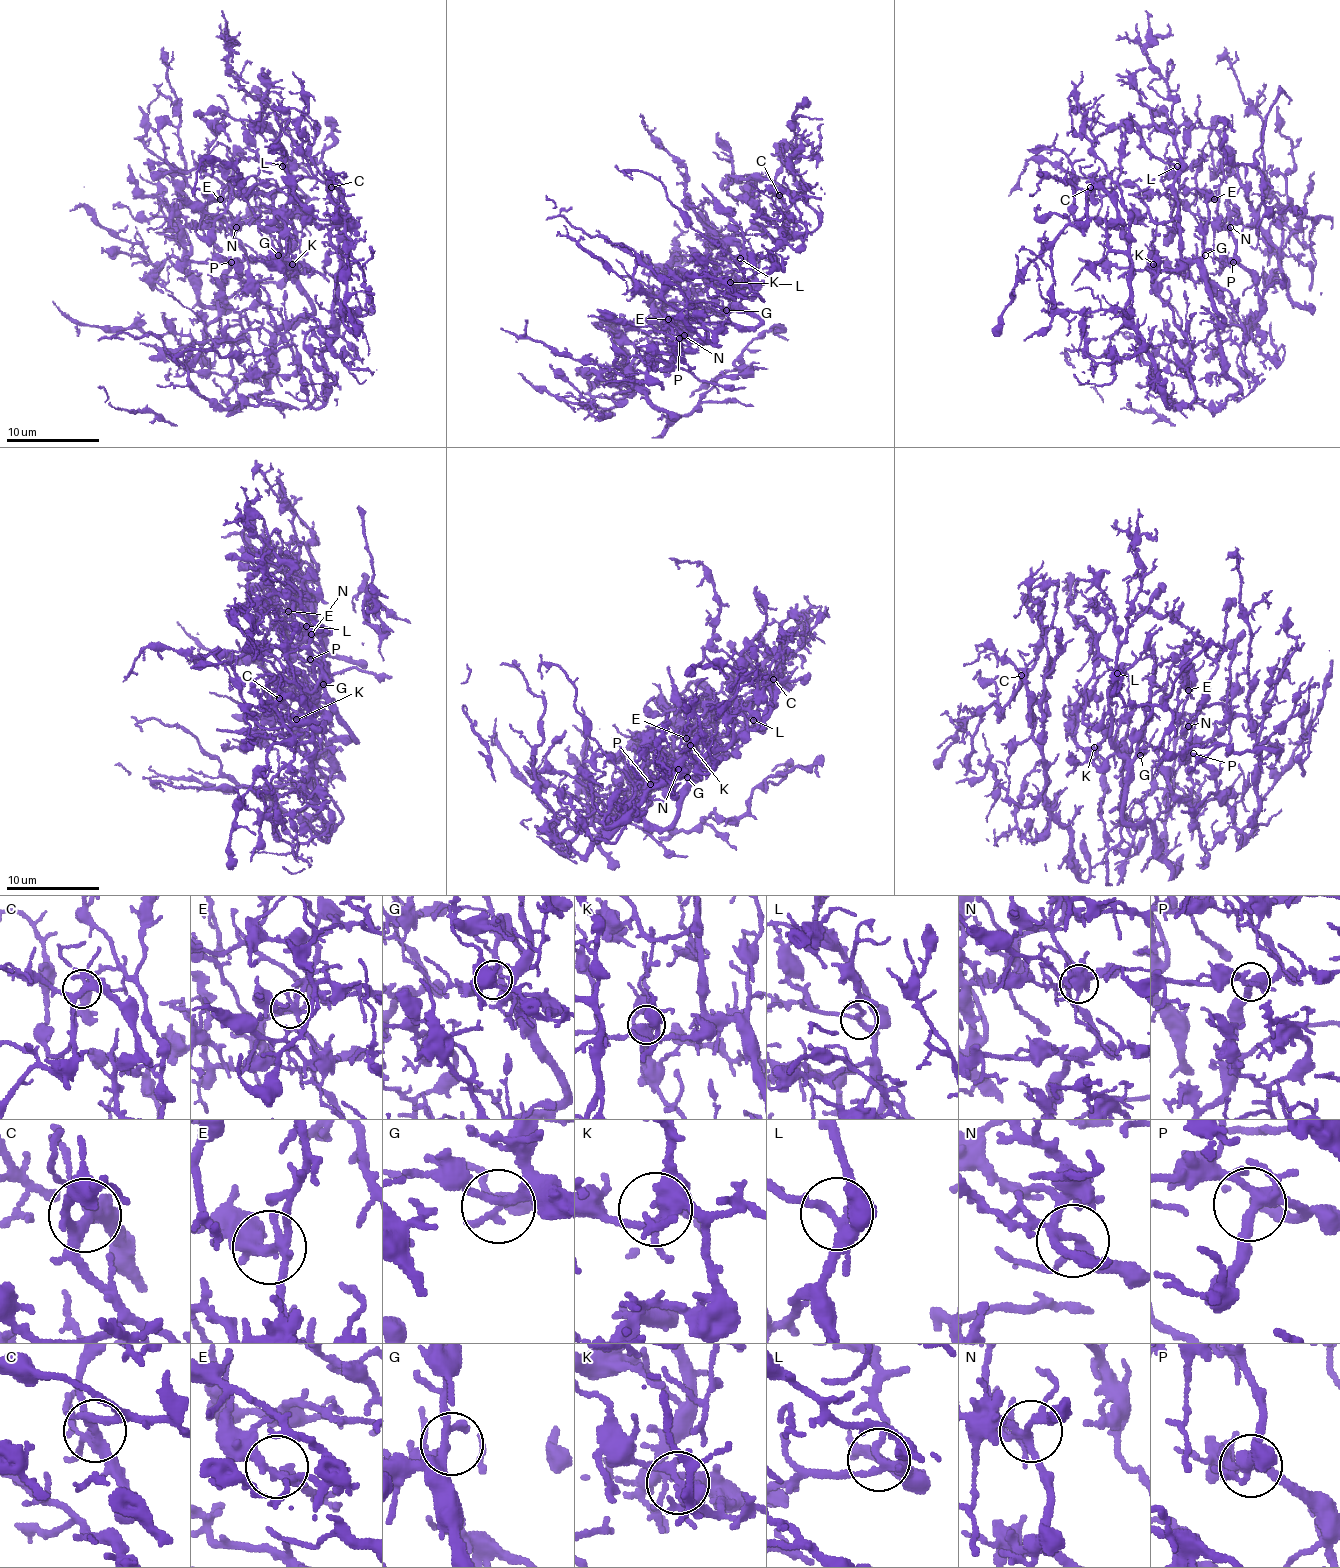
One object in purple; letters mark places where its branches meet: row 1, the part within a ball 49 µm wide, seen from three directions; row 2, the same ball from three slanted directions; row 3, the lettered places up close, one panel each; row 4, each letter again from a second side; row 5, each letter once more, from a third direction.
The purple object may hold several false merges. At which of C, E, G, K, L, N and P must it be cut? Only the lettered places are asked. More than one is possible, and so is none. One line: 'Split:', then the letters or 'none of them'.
Split: none of them

